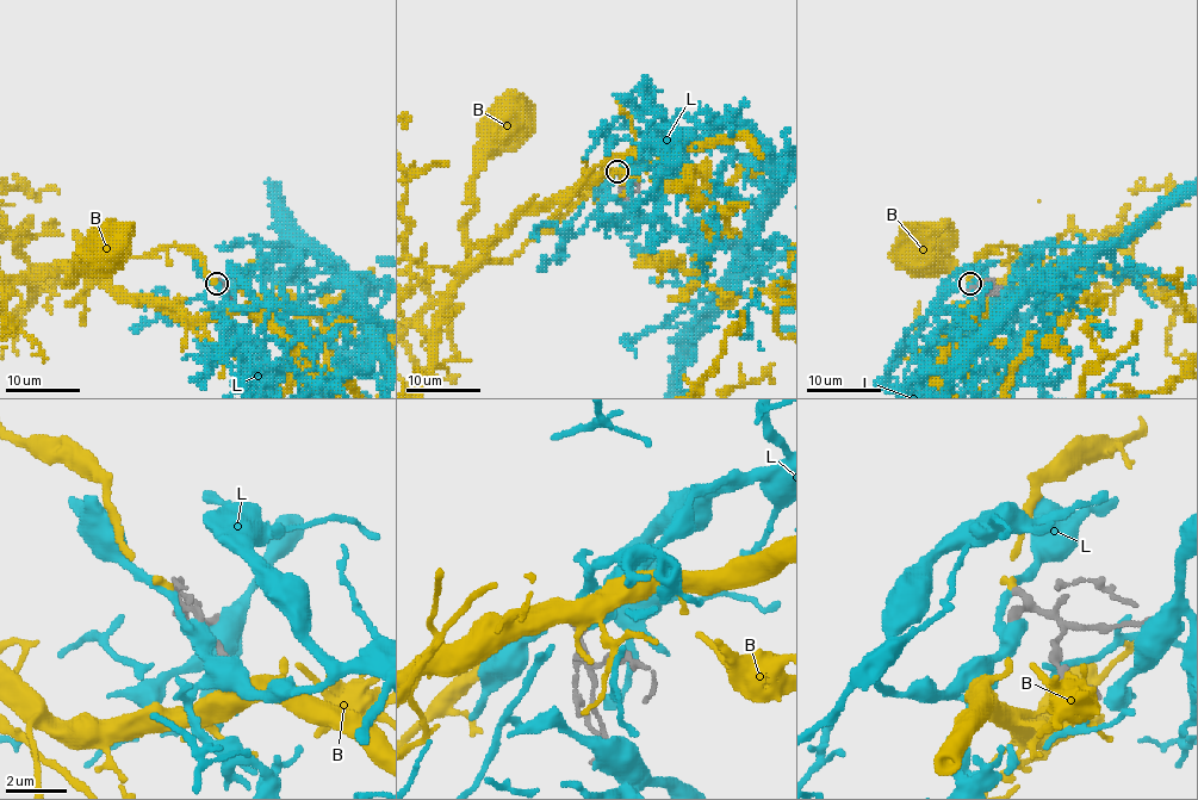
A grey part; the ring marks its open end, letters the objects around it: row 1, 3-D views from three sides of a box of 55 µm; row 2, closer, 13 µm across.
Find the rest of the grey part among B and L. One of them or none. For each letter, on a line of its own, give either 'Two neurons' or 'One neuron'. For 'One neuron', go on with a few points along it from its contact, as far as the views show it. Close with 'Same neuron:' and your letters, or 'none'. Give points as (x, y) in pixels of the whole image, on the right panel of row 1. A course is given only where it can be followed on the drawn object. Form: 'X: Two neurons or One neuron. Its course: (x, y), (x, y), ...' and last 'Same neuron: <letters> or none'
B: One neuron. Its course: (970, 284), (976, 260), (998, 247), (1059, 261), (985, 283), (918, 256)
L: Two neurons
Same neuron: B

